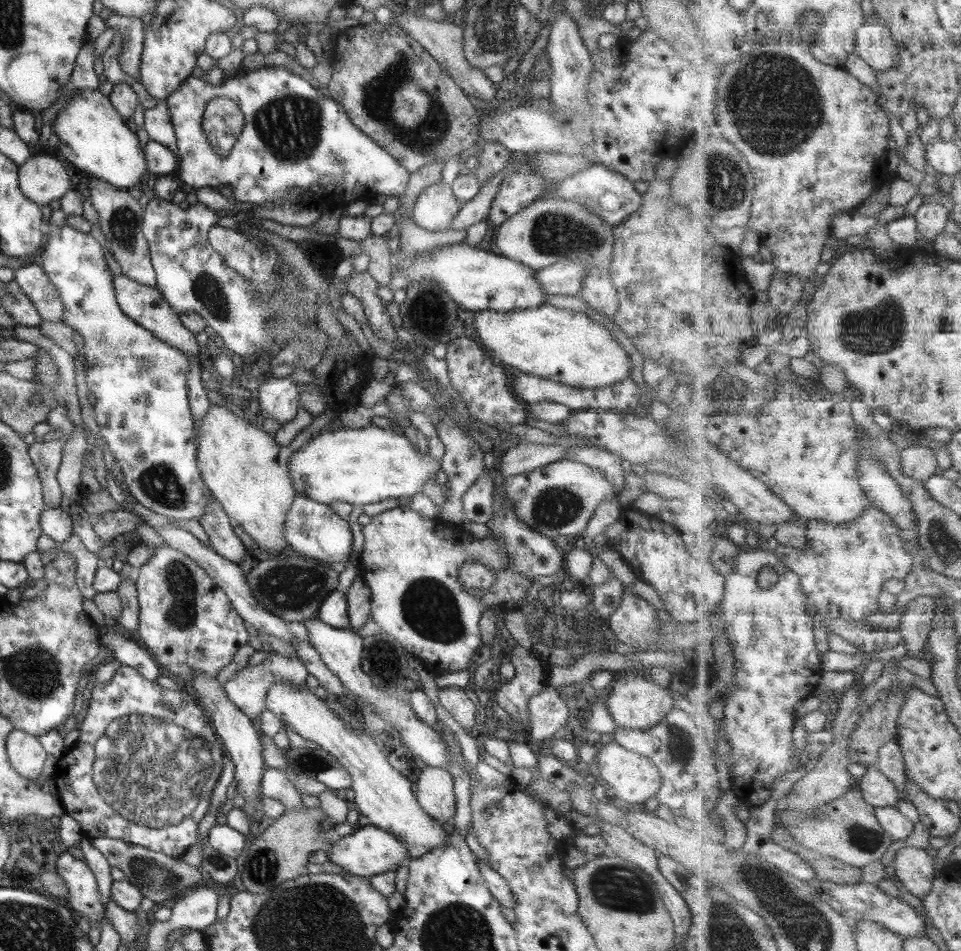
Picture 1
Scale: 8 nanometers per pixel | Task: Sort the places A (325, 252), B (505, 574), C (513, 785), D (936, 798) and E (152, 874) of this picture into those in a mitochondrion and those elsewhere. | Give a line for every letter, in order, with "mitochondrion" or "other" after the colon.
A: other
B: other
C: other
D: other
E: mitochondrion

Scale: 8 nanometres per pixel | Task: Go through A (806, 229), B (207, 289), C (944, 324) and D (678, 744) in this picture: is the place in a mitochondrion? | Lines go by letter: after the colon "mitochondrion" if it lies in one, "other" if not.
A: other
B: mitochondrion
C: other
D: mitochondrion

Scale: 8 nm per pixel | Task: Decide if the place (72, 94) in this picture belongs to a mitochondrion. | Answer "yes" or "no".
no

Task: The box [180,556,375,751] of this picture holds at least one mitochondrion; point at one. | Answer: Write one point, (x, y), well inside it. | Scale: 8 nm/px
(283, 587)

